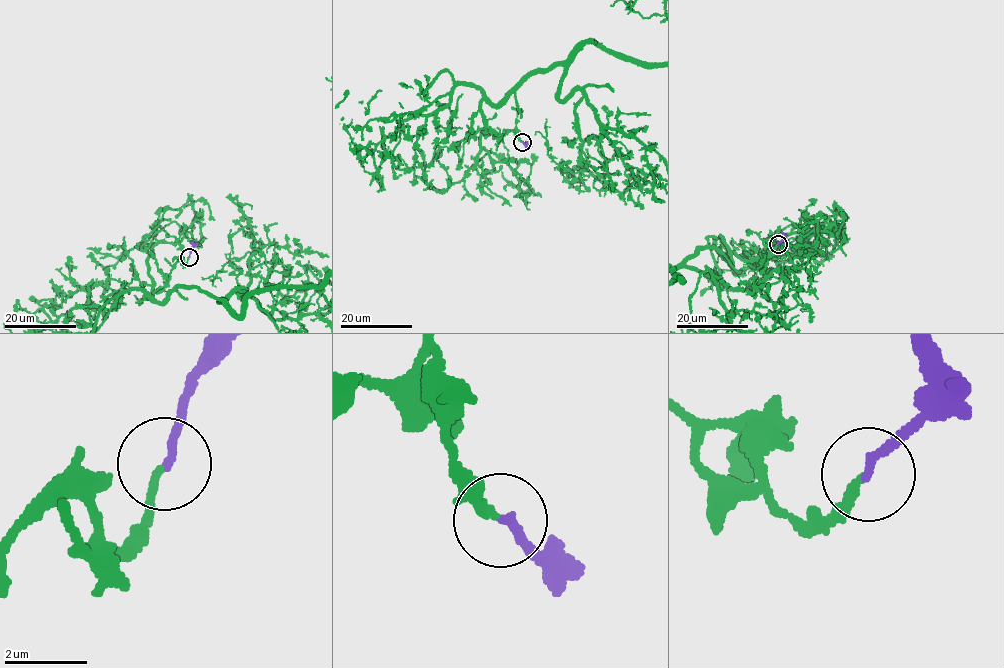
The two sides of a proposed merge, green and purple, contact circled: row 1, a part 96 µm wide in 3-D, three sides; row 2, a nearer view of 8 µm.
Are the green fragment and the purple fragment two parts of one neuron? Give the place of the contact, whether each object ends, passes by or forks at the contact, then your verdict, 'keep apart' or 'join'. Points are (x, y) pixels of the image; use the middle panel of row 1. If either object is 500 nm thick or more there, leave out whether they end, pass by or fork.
at (522, 142); green ends there; purple ends there; join

